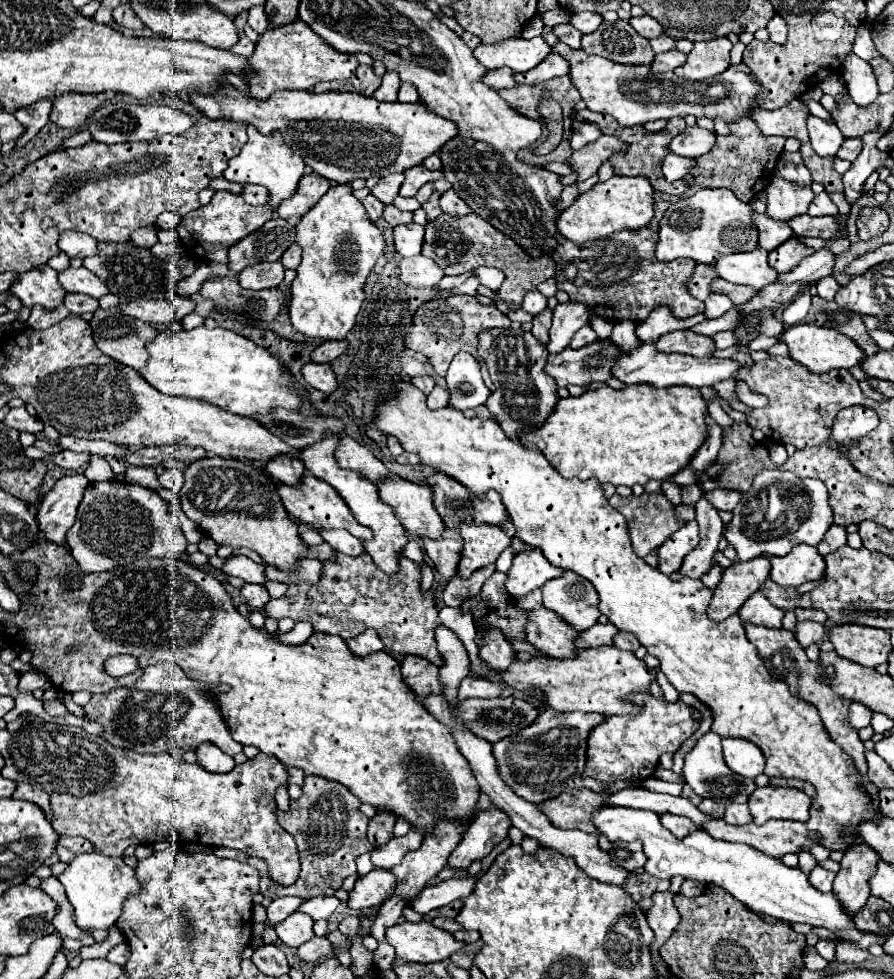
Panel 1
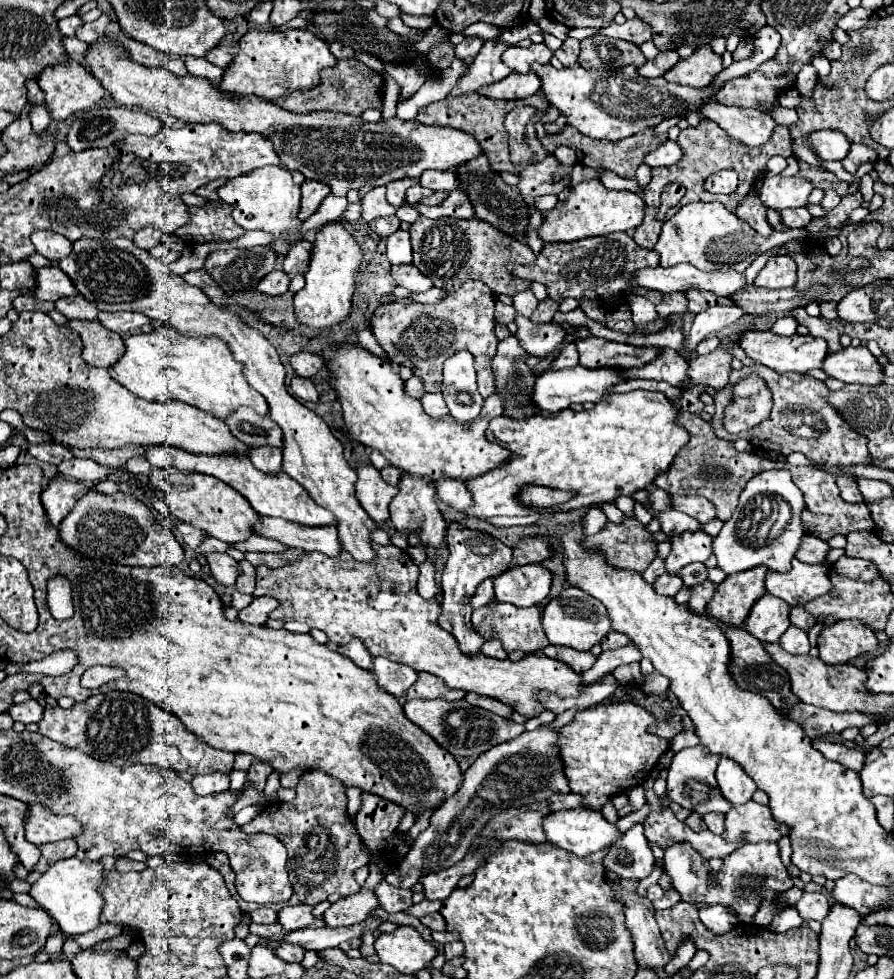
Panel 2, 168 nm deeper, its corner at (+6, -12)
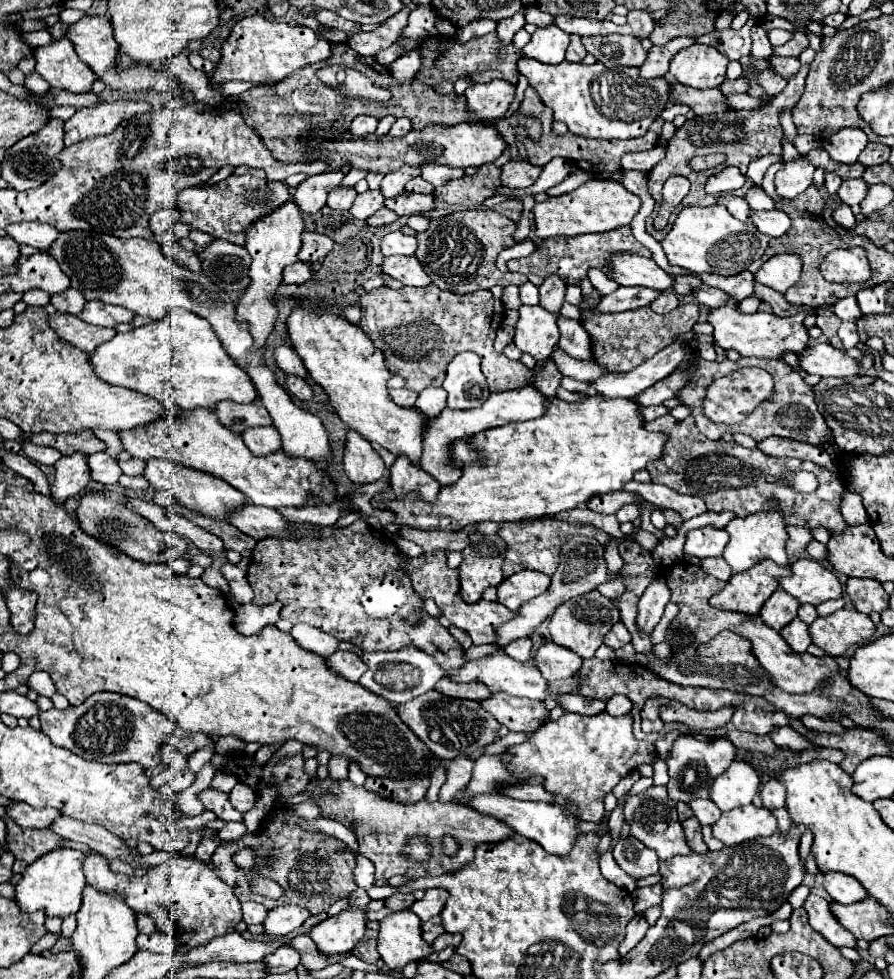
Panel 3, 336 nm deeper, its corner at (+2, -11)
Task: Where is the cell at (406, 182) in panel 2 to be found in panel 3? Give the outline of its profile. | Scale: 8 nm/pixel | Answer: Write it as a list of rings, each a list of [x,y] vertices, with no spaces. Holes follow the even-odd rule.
[[[403,165],[399,167],[397,171],[391,171],[383,177],[381,181],[381,187],[379,191],[385,195],[385,197],[395,197],[395,195],[401,195],[403,189],[405,189],[405,183],[413,177],[419,175],[419,167],[409,167],[409,165]]]

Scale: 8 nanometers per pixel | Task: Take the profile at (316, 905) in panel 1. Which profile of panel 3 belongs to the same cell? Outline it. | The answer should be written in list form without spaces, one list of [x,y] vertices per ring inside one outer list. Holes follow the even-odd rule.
[[[283,905],[275,907],[267,913],[267,919],[263,921],[263,935],[267,937],[287,937],[293,931],[297,931],[303,921],[309,917],[309,911],[299,905]]]

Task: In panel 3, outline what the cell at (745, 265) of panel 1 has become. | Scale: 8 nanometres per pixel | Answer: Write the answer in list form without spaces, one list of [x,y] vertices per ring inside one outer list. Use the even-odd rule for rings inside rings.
[[[613,253],[609,257],[611,279],[619,285],[643,285],[655,291],[671,289],[671,275],[665,273],[653,259],[633,253]]]

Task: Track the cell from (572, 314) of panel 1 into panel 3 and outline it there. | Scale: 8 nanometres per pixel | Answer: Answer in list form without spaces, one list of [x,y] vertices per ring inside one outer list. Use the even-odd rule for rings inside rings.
[[[523,305],[519,315],[521,317],[515,327],[515,345],[523,353],[529,353],[535,361],[547,359],[559,341],[557,317],[539,305]]]

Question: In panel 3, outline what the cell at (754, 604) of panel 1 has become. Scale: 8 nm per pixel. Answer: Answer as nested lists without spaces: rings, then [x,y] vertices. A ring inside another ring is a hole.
[[[777,589],[761,607],[761,619],[773,627],[775,631],[781,631],[787,623],[791,623],[797,617],[797,609],[799,609],[799,601],[795,601],[795,597],[787,595],[783,589]]]

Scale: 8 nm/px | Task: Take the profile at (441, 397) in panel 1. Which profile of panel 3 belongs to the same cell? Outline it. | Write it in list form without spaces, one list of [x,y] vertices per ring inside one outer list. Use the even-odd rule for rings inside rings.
[[[427,387],[419,393],[415,407],[419,407],[419,411],[427,417],[435,417],[439,415],[439,411],[445,407],[445,399],[447,399],[447,391],[441,387]]]

